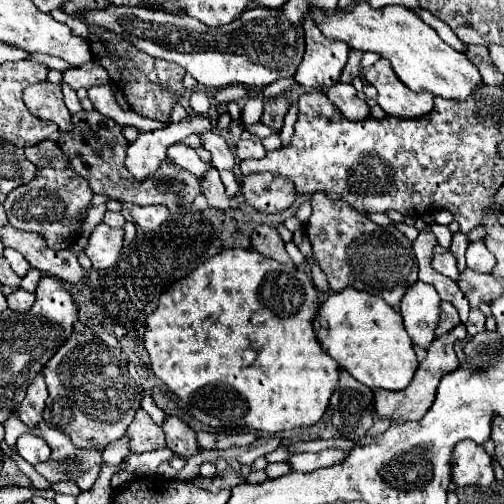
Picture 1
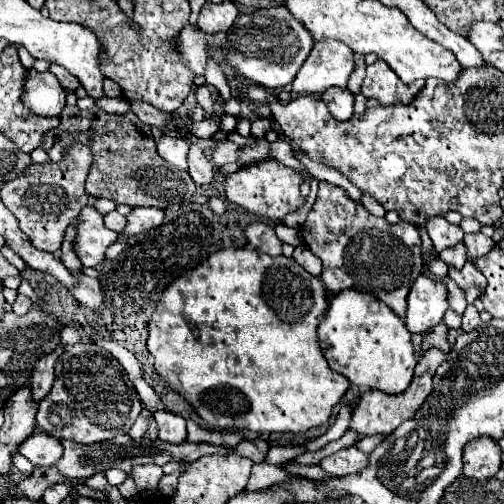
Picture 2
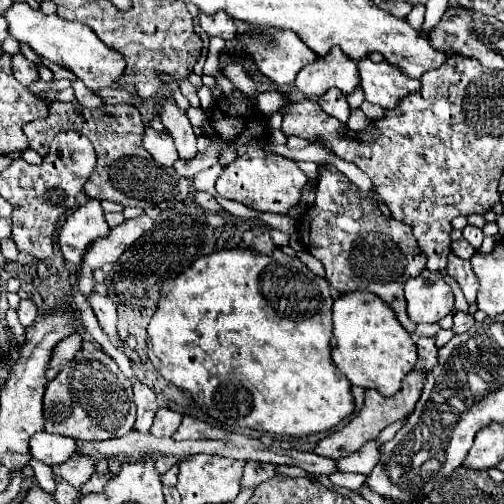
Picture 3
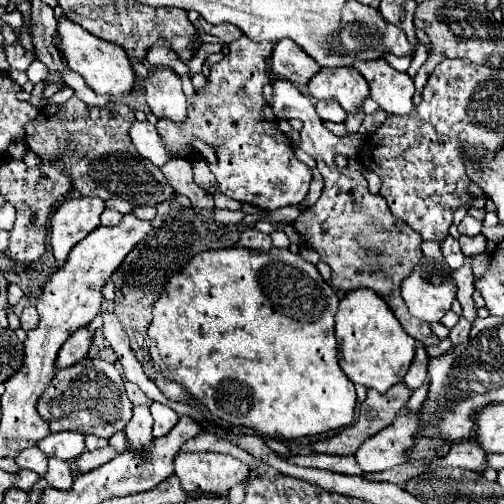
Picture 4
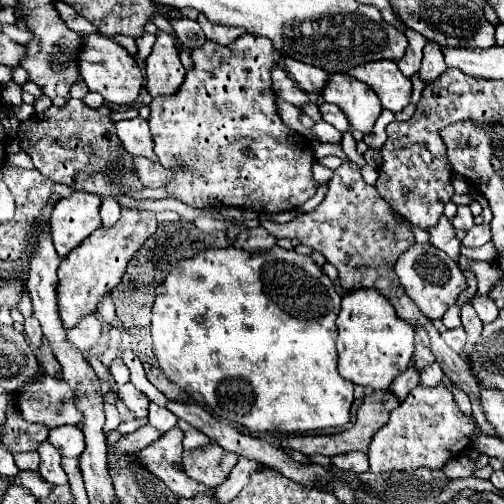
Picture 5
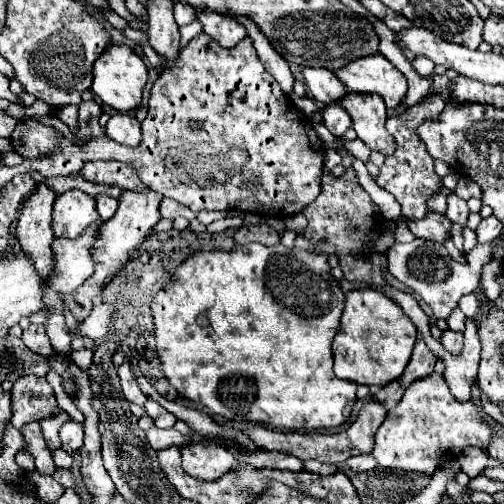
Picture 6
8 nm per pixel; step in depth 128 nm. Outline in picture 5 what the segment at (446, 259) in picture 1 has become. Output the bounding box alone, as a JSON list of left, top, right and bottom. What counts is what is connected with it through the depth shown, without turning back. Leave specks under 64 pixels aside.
[462,224,490,248]

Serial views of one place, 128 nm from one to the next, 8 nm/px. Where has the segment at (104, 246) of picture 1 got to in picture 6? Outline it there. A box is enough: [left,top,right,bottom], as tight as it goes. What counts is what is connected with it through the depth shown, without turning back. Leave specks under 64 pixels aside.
[54,190,100,238]

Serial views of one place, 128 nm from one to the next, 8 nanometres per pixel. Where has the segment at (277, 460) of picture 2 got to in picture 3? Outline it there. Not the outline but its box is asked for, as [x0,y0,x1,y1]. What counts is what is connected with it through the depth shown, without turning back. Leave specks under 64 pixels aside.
[312,370,428,458]

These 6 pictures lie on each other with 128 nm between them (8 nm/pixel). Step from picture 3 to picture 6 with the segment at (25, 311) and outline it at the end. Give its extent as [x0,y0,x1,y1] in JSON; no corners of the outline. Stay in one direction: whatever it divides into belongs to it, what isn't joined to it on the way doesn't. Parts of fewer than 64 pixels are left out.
[22,324,52,358]

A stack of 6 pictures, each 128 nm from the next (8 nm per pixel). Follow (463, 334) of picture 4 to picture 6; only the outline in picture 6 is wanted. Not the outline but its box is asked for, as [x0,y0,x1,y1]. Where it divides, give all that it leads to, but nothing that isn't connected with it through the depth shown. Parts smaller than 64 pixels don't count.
[440,330,464,354]

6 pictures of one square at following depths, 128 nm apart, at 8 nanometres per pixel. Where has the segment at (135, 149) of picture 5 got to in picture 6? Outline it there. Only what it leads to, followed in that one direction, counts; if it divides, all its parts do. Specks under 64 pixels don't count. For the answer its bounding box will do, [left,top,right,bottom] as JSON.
[106,114,142,148]

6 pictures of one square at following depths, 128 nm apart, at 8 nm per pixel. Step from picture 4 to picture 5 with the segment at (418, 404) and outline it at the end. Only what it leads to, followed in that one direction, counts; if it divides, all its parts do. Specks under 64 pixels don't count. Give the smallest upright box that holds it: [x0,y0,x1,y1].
[420,362,444,387]

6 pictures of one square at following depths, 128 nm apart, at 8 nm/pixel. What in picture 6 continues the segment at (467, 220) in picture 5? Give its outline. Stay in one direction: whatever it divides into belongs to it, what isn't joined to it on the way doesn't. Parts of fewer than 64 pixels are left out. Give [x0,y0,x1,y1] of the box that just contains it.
[446,194,470,226]

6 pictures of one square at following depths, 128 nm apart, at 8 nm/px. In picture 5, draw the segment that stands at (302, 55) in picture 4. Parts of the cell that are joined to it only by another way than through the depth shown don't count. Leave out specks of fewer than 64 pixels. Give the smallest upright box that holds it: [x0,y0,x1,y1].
[282,56,328,94]

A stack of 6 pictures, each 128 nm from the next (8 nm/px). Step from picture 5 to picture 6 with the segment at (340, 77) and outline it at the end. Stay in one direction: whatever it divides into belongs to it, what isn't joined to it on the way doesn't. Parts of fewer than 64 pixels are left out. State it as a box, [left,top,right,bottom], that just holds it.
[338,92,394,156]

